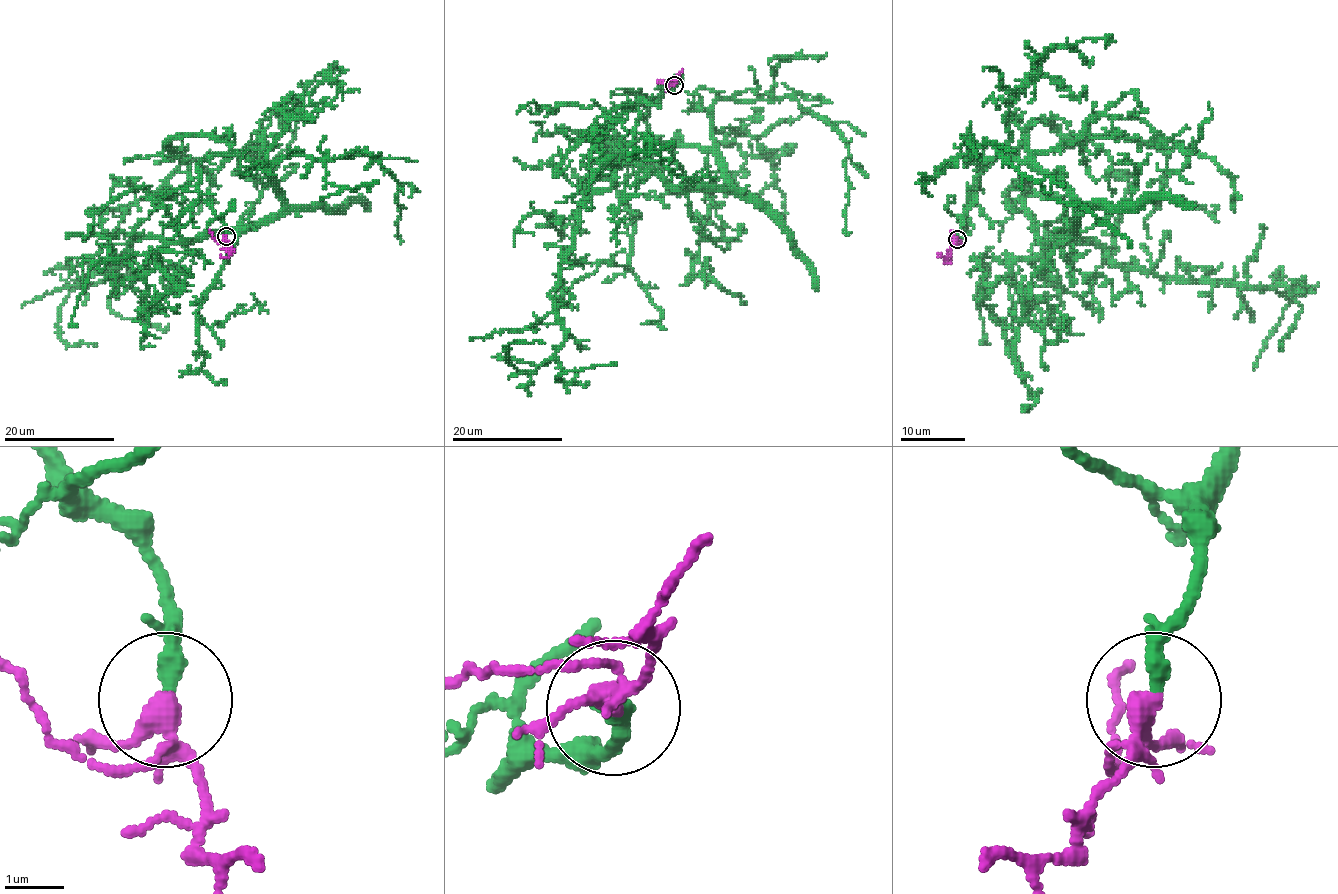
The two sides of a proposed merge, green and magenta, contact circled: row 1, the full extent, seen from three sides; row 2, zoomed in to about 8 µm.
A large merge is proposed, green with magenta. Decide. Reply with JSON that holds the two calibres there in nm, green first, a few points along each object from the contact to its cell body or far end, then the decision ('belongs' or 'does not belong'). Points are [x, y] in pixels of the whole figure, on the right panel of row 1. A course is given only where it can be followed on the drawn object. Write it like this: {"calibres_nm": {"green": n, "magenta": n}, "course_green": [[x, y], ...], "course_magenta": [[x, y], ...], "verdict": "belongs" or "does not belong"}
{"calibres_nm": {"green": 200, "magenta": 240}, "course_green": [[956, 238], [976, 177], [1026, 143], [1077, 204], [1046, 245], [1290, 295], [1256, 365]], "course_magenta": [[956, 238], [945, 259], [952, 264], [952, 261]], "verdict": "belongs"}

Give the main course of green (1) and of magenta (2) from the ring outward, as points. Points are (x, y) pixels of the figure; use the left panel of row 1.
1: (225, 236), (198, 166), (243, 154), (282, 207), (137, 237), (60, 309), (60, 337), (97, 345)
2: (225, 236), (231, 254), (224, 258), (220, 255)

